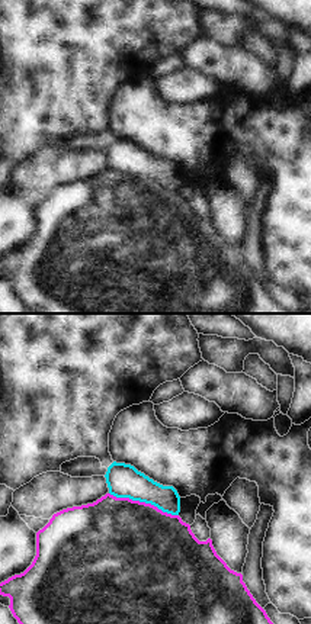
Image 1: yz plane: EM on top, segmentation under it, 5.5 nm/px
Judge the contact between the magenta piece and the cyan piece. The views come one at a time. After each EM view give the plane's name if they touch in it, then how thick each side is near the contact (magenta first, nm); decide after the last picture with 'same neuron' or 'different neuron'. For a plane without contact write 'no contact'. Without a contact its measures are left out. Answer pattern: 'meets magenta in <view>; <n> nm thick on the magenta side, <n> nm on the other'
meets magenta in yz; 500 nm thick on the magenta side, 190 nm on the other

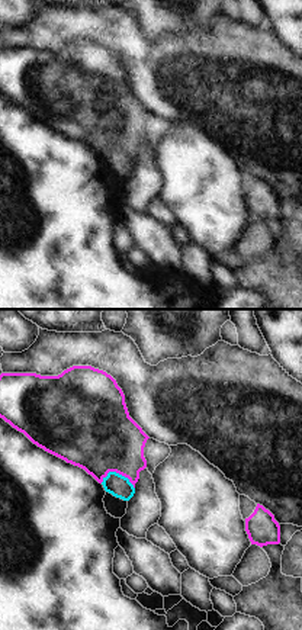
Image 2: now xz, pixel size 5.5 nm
meets magenta in xz; 420 nm thick on the magenta side, 120 nm on the other

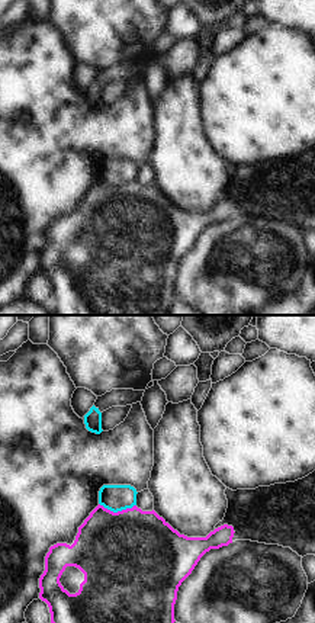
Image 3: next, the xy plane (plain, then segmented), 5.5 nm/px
meets magenta in xy; 500 nm thick on the magenta side, 140 nm on the other

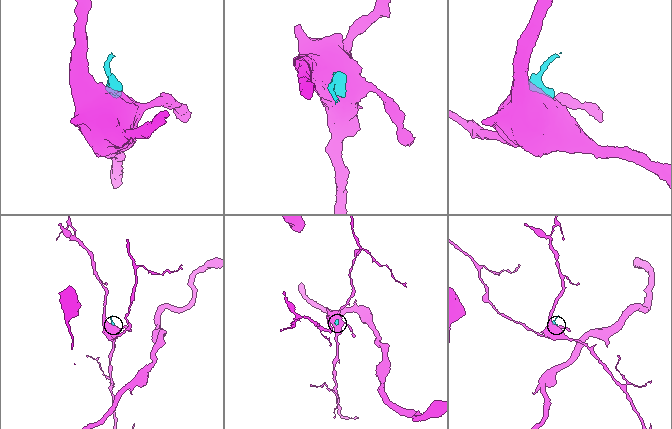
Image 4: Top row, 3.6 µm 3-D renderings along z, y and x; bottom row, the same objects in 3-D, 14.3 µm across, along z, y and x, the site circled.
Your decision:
different neuron

